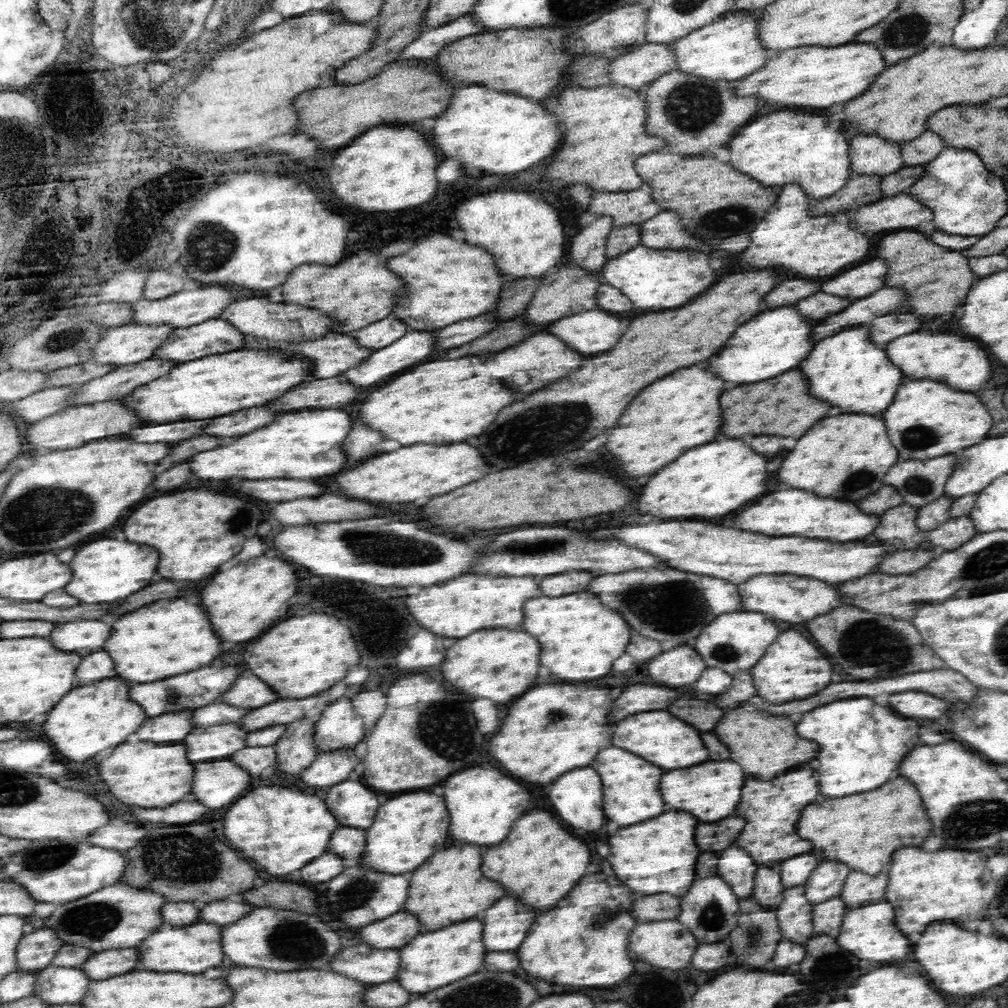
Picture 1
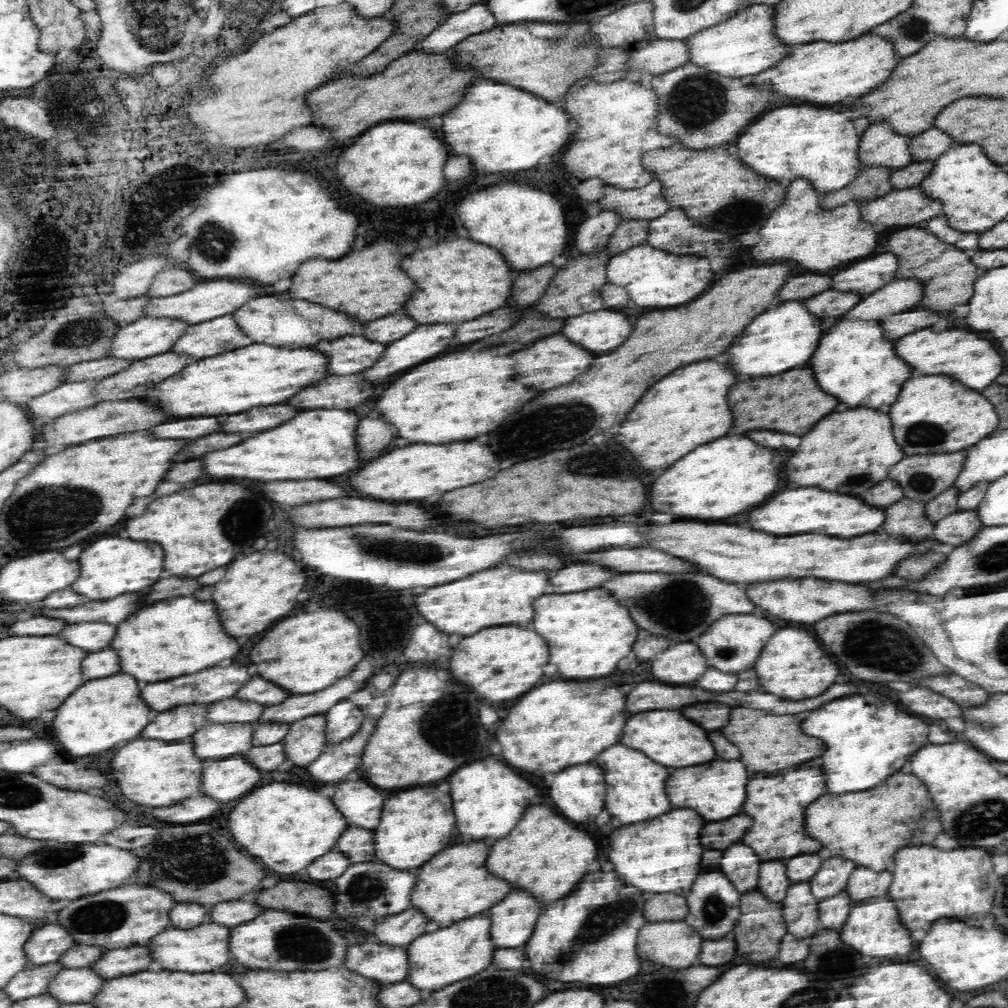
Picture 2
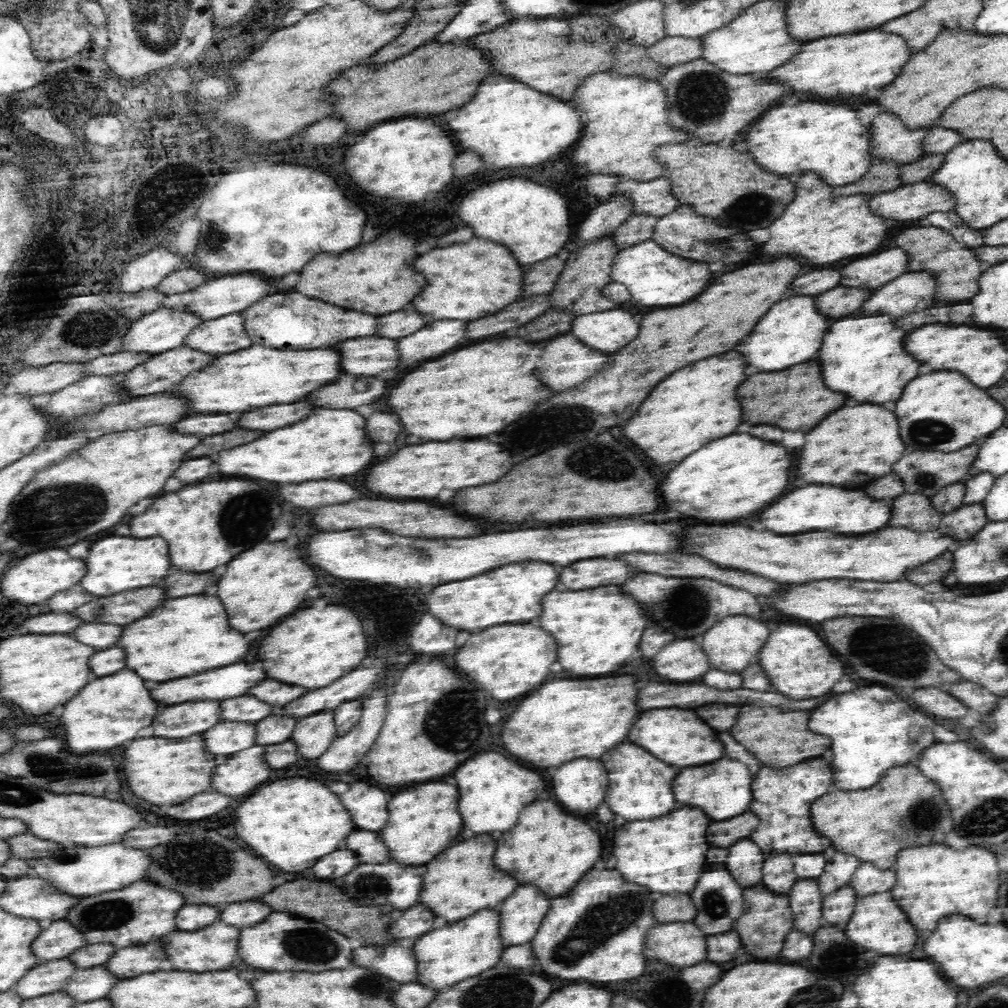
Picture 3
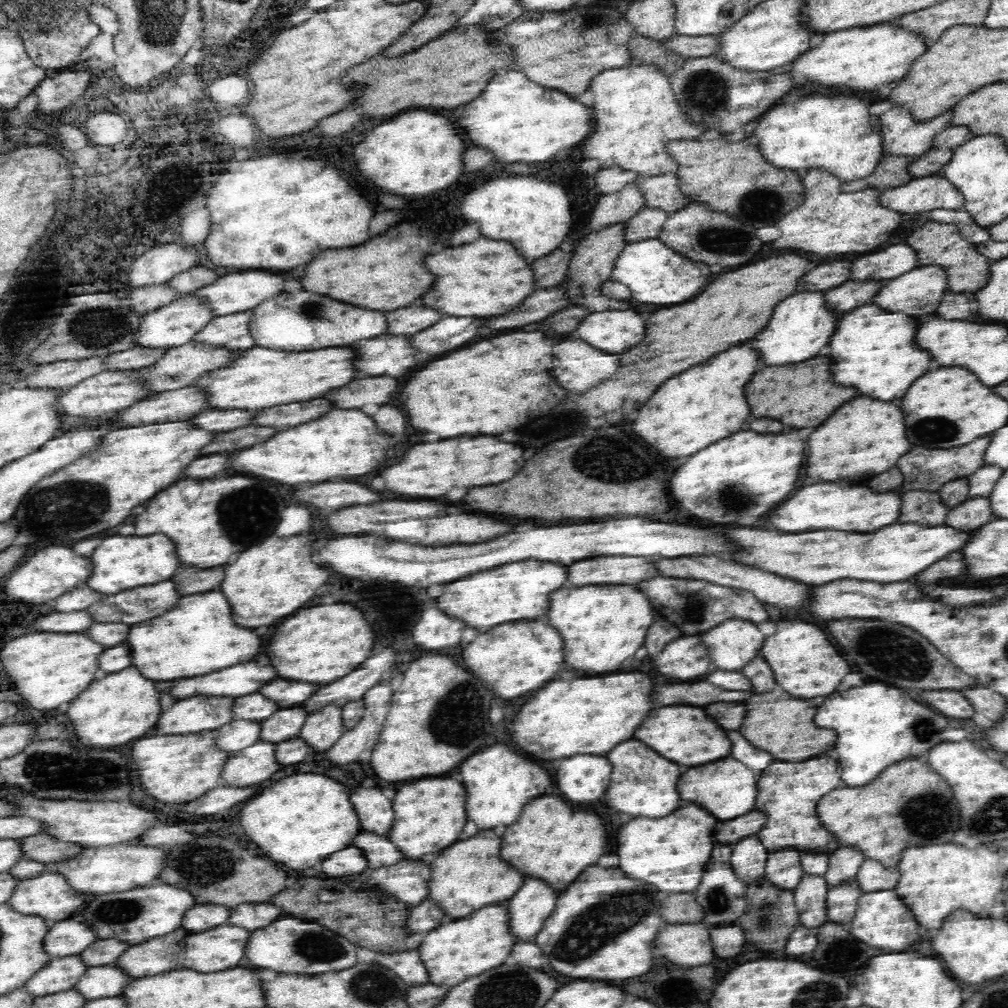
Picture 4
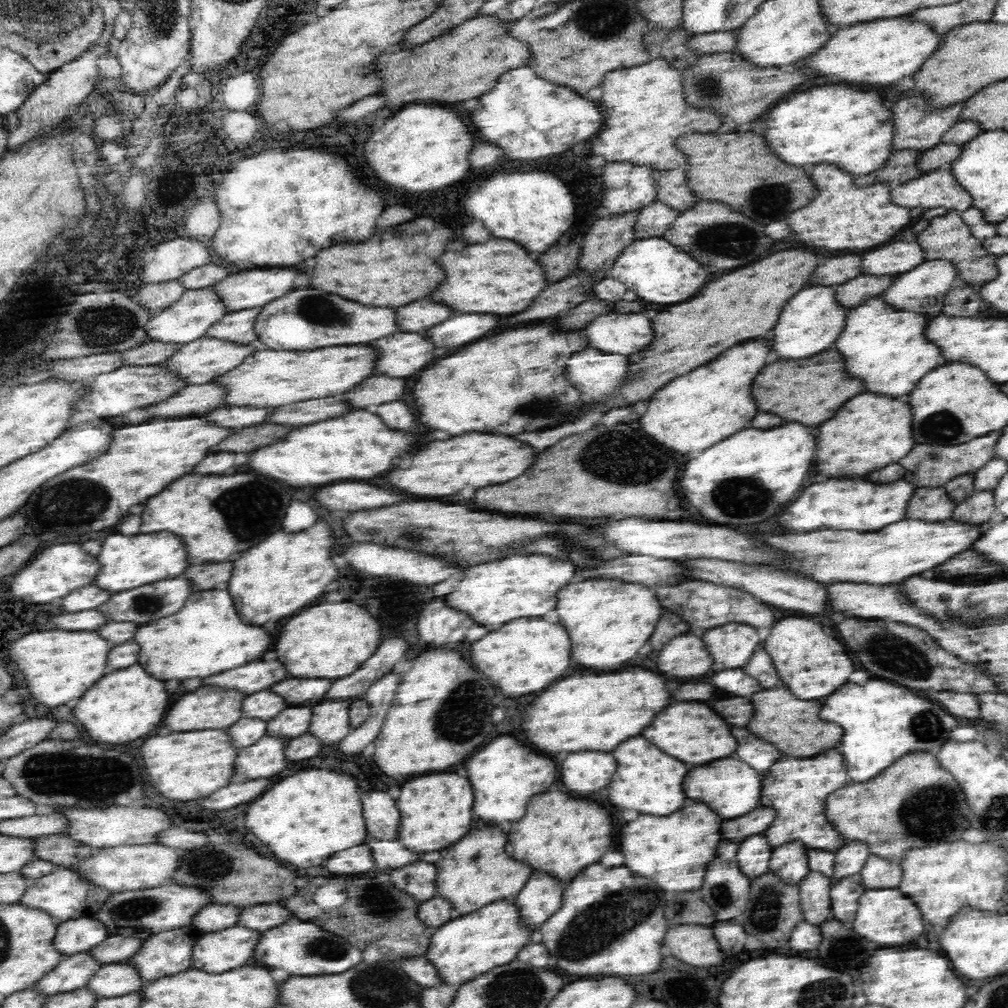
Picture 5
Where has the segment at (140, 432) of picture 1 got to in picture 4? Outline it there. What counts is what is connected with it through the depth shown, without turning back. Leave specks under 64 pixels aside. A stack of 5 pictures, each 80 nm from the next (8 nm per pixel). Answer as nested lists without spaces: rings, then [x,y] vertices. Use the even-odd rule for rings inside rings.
[[[206,410],[194,418],[194,424],[210,432],[228,432],[238,426],[250,426],[254,414],[248,410]]]

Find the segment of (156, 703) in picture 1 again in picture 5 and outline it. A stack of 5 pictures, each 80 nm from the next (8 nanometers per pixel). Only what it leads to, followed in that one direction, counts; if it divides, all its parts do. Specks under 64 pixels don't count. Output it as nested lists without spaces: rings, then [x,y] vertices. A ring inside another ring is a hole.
[[[256,660],[246,666],[238,666],[236,670],[228,670],[224,674],[214,674],[204,680],[204,684],[214,684],[218,688],[232,688],[246,694],[254,694],[258,690],[266,690],[272,684],[284,680],[288,674],[282,670],[282,662],[278,660]]]

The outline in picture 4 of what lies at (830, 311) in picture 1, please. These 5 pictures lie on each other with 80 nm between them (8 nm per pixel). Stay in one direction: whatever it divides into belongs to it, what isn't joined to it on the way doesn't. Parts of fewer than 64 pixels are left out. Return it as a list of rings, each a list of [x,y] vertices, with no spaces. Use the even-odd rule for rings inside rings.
[[[852,281],[833,288],[826,294],[826,305],[838,315],[846,314],[863,304],[870,303],[875,294],[881,290],[882,282]]]

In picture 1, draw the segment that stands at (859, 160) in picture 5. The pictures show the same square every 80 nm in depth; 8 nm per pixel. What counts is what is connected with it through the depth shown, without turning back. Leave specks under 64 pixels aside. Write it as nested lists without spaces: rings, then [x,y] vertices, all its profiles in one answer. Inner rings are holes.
[[[780,110],[766,116],[756,118],[754,122],[747,123],[740,130],[738,136],[728,144],[732,156],[730,164],[736,166],[746,176],[750,174],[764,186],[783,188],[788,184],[795,184],[806,193],[806,196],[814,201],[820,201],[831,194],[841,190],[852,175],[850,160],[850,137],[840,134],[840,125],[837,125],[836,114],[818,114],[818,112],[804,112],[804,110]]]

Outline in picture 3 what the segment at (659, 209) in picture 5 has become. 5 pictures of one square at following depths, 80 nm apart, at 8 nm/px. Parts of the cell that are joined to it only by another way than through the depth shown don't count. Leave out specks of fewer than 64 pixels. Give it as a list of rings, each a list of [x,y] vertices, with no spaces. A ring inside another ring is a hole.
[[[632,215],[628,220],[621,224],[614,232],[614,243],[618,250],[644,242],[654,234],[654,226],[658,223],[657,216]]]

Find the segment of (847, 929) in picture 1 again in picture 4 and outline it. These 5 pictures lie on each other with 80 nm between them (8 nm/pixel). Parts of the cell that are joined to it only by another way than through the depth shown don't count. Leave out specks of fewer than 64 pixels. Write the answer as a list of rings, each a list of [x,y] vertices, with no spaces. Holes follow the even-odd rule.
[[[880,890],[874,894],[863,893],[858,899],[858,906],[852,921],[848,925],[850,933],[860,938],[862,942],[876,946],[884,952],[904,952],[920,936],[920,928],[918,928],[918,922],[914,922],[914,914],[910,914],[910,910],[906,910],[906,906],[898,902],[898,896],[894,894],[894,890]]]

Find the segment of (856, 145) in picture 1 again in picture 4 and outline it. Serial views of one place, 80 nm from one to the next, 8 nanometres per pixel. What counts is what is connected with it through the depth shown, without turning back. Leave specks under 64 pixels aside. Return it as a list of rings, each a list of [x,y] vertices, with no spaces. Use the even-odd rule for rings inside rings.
[[[892,106],[878,116],[881,148],[884,155],[915,160],[931,148],[930,142],[939,131],[950,127],[950,110],[930,121],[914,121],[905,108]]]

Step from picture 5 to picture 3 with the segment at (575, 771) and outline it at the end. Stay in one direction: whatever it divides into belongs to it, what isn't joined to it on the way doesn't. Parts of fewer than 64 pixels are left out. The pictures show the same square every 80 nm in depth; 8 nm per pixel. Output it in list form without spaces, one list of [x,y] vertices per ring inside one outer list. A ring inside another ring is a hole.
[[[576,758],[556,770],[552,788],[556,800],[566,806],[568,812],[578,816],[592,814],[608,790],[606,768],[600,760]]]

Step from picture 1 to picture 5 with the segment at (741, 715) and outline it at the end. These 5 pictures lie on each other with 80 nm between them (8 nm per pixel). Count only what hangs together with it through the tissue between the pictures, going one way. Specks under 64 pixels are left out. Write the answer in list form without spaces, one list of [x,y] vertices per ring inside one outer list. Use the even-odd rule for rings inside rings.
[[[786,686],[772,688],[772,690],[762,690],[762,692],[754,694],[752,704],[754,704],[756,712],[754,712],[754,722],[748,724],[750,732],[766,738],[768,742],[772,742],[784,754],[808,758],[808,756],[814,756],[814,754],[820,754],[828,748],[838,746],[838,742],[842,738],[842,728],[840,726],[834,726],[830,722],[822,722],[818,718],[820,706],[822,706],[820,702],[798,700],[798,698],[794,698],[794,694],[790,694],[786,690]]]

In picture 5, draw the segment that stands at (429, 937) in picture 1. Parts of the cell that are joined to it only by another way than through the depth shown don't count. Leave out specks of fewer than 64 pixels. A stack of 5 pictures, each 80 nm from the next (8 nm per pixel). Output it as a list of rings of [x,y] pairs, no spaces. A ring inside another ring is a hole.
[[[514,898],[500,900],[492,906],[484,906],[482,910],[476,910],[439,927],[430,937],[430,946],[427,947],[425,956],[434,965],[440,981],[451,987],[459,987],[479,974],[492,970],[494,966],[512,962],[518,956],[518,952],[528,944],[528,938],[534,930],[526,930],[526,926],[518,922],[518,906],[514,904]]]

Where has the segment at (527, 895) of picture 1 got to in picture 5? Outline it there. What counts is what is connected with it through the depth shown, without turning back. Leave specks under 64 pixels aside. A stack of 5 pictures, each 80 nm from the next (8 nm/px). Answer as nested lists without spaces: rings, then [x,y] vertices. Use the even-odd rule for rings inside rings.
[[[544,792],[544,794],[530,798],[524,818],[520,818],[518,822],[512,824],[506,852],[514,860],[528,862],[534,870],[548,872],[552,876],[558,876],[558,878],[570,882],[586,866],[598,862],[604,856],[604,852],[608,852],[612,838],[614,838],[614,824],[612,824],[612,816],[606,808],[598,806],[594,800],[570,798],[570,794],[566,794],[566,792]]]

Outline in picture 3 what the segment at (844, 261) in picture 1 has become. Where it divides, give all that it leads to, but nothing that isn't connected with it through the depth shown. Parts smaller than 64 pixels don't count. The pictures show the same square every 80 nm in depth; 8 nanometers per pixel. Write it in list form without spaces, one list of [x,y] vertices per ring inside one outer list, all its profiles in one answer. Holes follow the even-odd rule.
[[[806,172],[795,179],[794,198],[771,222],[772,238],[762,246],[766,256],[804,258],[812,266],[840,266],[840,260],[870,255],[888,238],[892,222],[879,218],[870,209],[871,197],[862,194],[834,197],[832,188],[824,185],[818,173]]]

